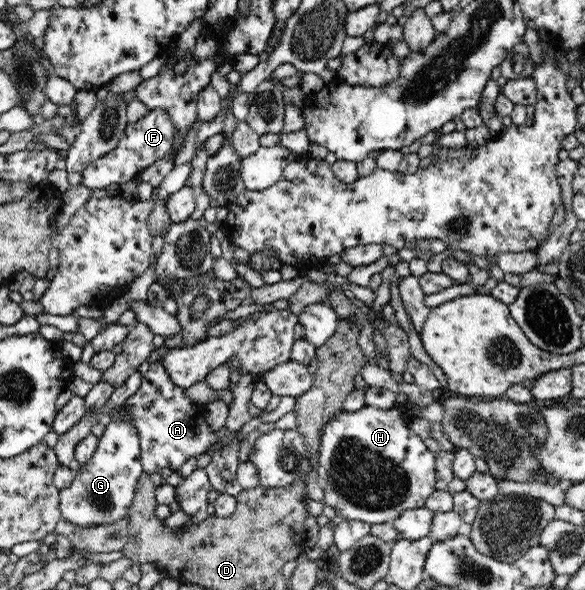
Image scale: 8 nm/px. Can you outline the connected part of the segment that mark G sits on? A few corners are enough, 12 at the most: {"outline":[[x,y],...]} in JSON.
{"outline":[[129,410],[106,420],[92,458],[59,491],[80,527],[127,516],[144,471]]}

